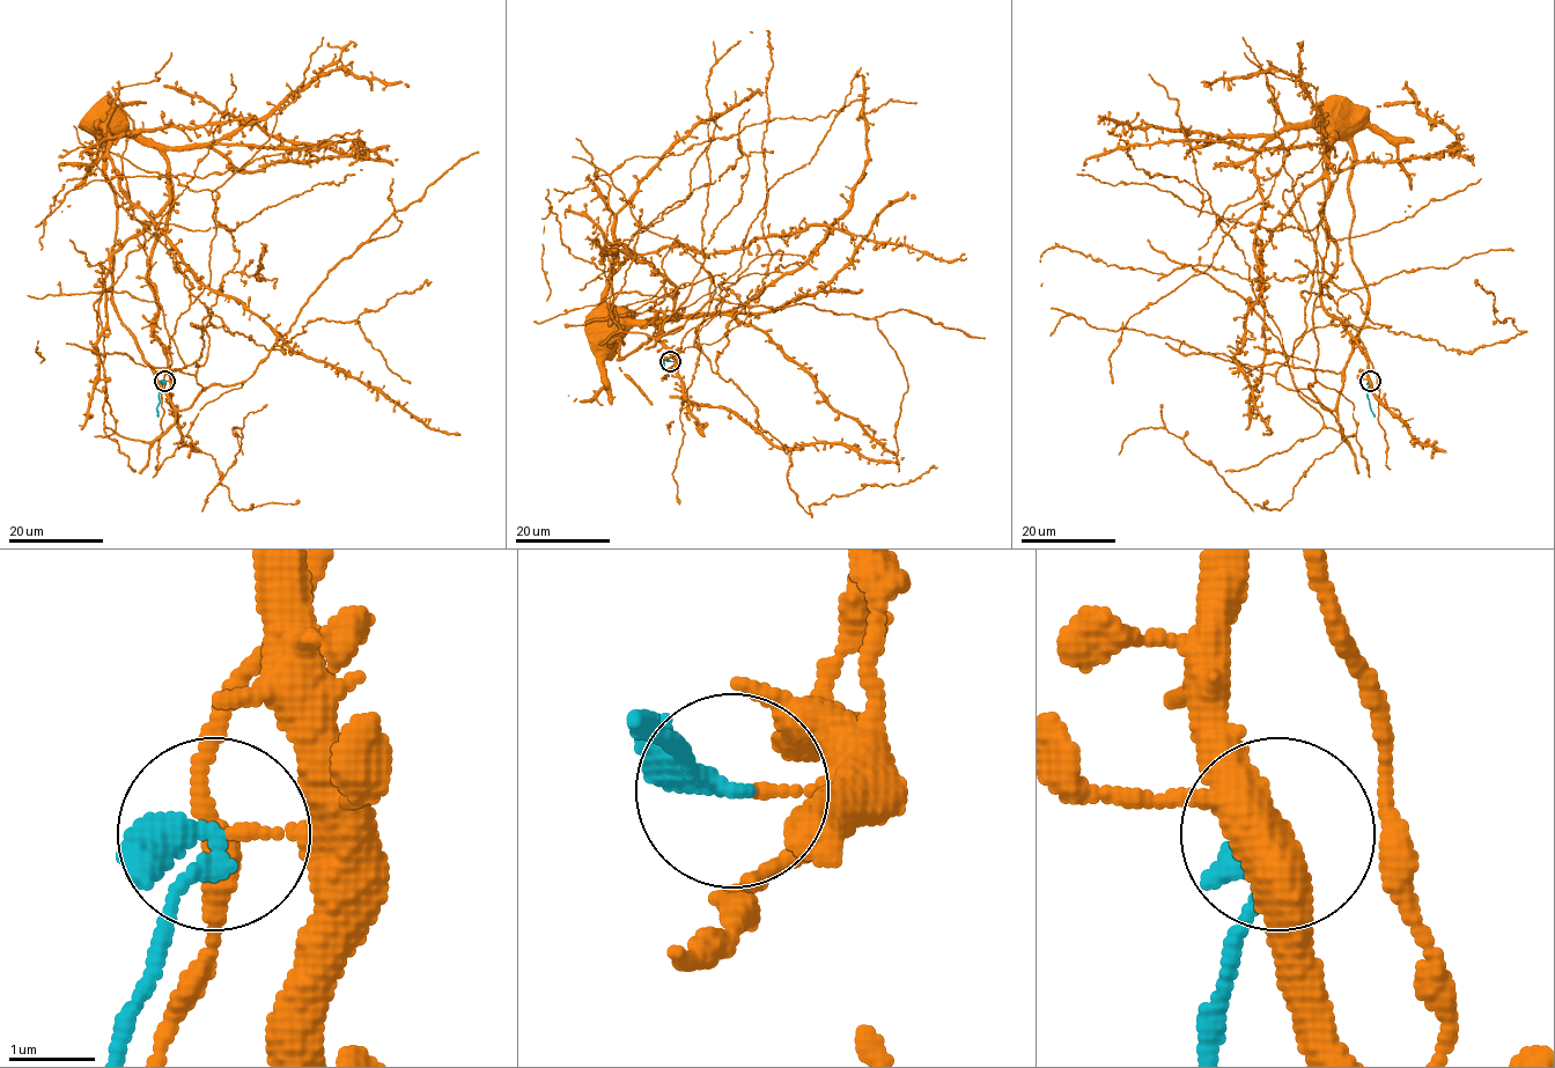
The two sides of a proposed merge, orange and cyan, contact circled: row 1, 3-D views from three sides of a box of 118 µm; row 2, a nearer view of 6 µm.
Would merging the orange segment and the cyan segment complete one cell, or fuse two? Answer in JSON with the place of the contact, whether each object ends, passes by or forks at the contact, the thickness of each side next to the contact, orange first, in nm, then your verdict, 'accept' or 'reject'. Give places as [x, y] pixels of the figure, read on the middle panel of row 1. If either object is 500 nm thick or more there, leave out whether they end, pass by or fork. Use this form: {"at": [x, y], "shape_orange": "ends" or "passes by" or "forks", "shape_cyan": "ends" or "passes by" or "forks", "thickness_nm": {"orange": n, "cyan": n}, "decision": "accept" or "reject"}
{"at": [670, 361], "shape_orange": "ends", "shape_cyan": "passes by", "thickness_nm": {"orange": 120, "cyan": 260}, "decision": "reject"}

